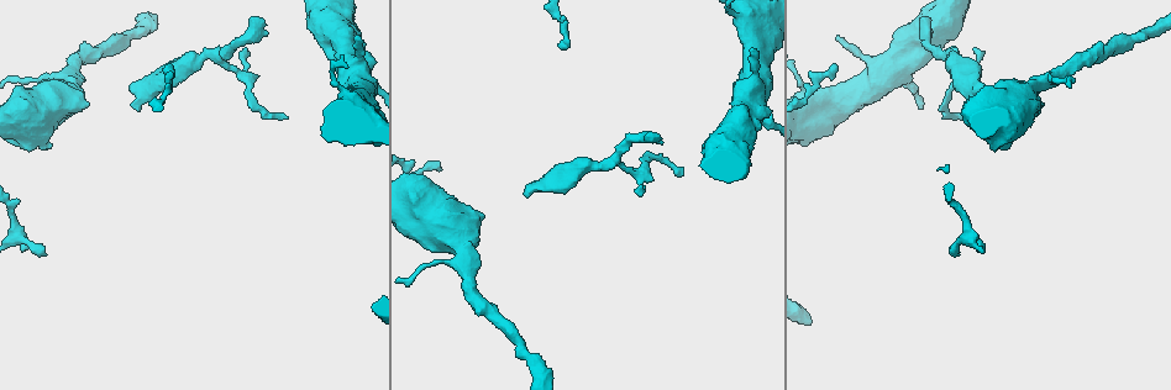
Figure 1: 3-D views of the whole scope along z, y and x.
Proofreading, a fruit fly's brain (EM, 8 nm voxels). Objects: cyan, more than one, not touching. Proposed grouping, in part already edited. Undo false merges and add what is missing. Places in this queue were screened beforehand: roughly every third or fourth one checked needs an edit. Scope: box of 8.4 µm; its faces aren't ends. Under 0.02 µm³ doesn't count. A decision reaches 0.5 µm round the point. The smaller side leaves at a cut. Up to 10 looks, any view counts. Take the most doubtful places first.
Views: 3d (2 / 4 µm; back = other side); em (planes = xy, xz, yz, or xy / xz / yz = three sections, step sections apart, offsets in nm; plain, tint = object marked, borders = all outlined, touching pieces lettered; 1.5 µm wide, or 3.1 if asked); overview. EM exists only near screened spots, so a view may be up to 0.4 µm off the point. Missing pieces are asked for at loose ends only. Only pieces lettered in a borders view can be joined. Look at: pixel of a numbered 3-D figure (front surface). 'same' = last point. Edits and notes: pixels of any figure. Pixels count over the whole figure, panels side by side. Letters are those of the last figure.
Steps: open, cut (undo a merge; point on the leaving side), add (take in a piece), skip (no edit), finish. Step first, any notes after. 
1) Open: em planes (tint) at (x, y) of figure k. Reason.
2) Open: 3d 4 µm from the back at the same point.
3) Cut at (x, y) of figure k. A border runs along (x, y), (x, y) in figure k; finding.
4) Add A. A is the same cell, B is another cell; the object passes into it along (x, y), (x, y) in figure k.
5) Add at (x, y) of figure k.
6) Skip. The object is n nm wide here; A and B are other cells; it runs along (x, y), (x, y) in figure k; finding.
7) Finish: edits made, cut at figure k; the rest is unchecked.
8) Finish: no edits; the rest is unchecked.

Open: 3d 2 µm from the back at (659, 135) of figure 1. Branch stops here.

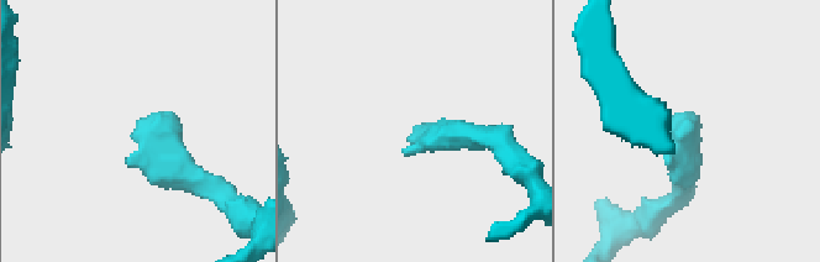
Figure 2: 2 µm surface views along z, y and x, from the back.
Open: em yz step 4 (borders) at (412, 132) of figure 2.

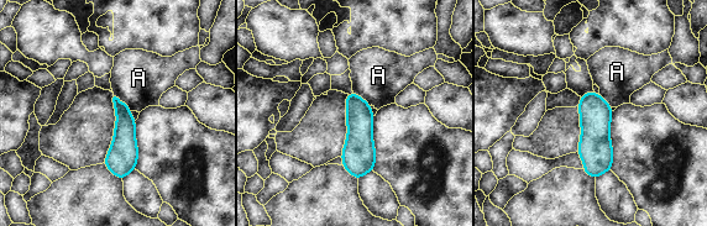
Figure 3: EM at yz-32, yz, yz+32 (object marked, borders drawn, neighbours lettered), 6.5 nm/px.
Open: em planes (borders) at the same point.

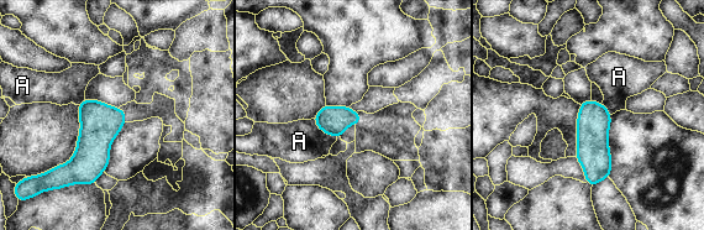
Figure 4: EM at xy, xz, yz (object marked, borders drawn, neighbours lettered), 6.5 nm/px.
Skip. The object is 160 nm wide here; A is another cell; a border runs along (313, 119), (324, 132), (336, 139) in figure 4; none of them fits.

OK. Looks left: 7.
Open: em xy step 4 (borders) at (979, 89) of figure 1.

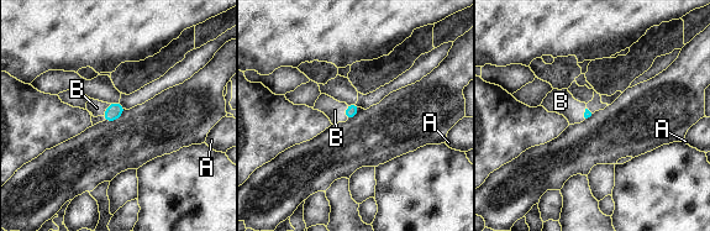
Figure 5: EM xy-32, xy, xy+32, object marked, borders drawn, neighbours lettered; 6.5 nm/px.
Add B. B is the same cell, A is another cell; the object passes into it along (352, 109), (345, 113), (335, 110) in figure 5; the neuron continues.

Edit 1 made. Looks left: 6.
Open: overview.

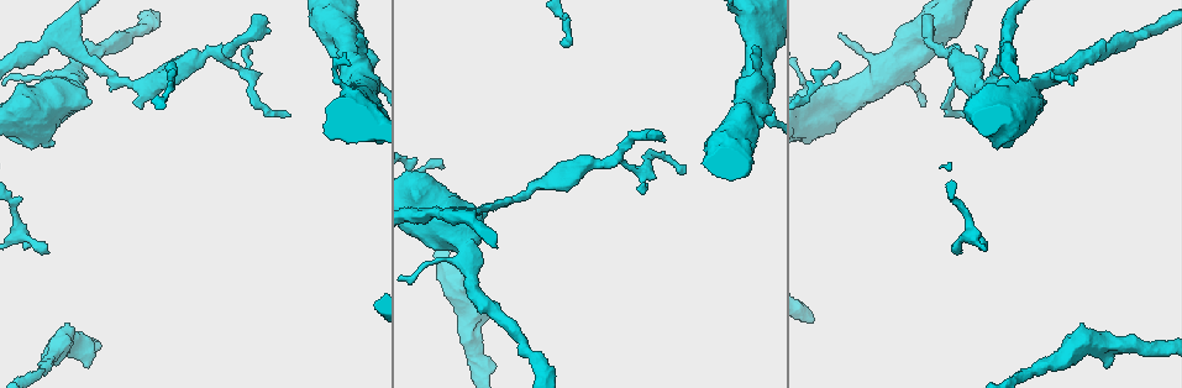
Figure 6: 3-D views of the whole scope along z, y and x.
Open: 3d 4 µm at (753, 48) of figure 6. Tapers out.

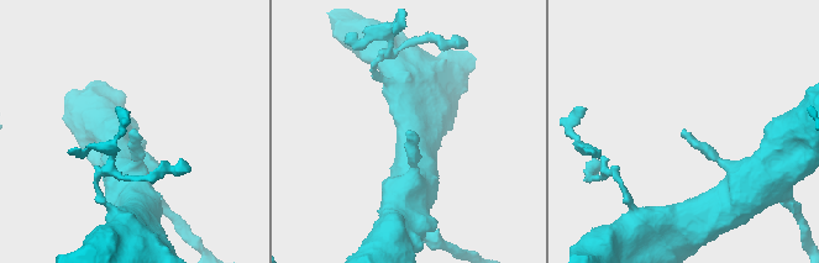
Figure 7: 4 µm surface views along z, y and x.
Open: em planes (borders) at (408, 132) of figure 7.

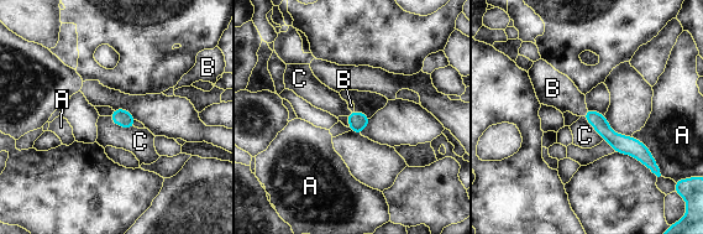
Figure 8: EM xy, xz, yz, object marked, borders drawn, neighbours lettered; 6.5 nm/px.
Add B. B is the same cell, A and C are other cells; it goes on there.

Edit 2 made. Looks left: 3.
Open: overview. See it whole again.

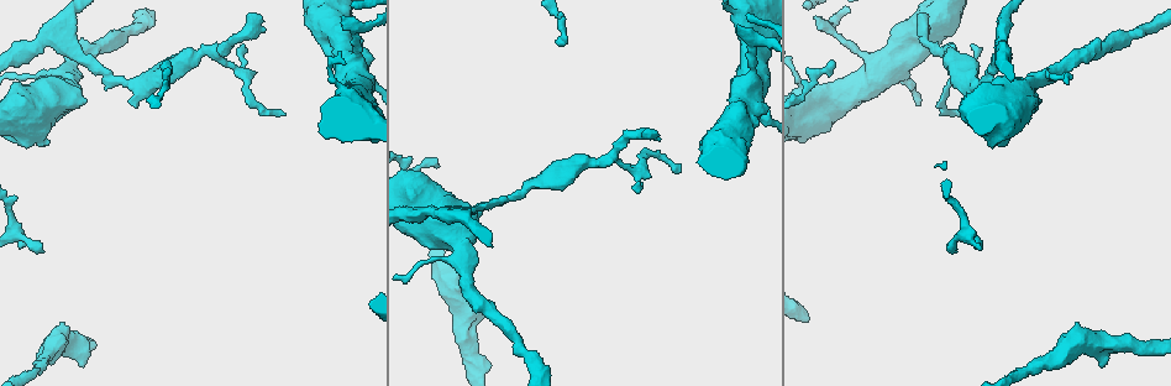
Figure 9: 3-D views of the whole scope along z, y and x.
Open: em planes (tint) at (956, 251) of figure 9. An open end.

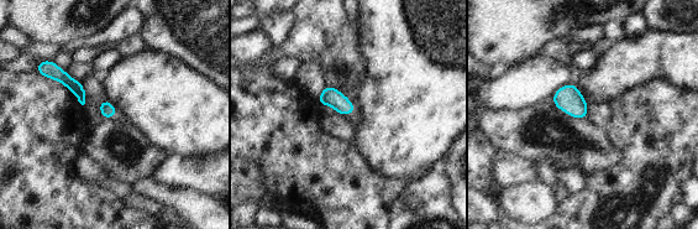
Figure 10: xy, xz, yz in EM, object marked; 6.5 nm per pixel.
Open: em planes (borders) at the same point. What lies round it.

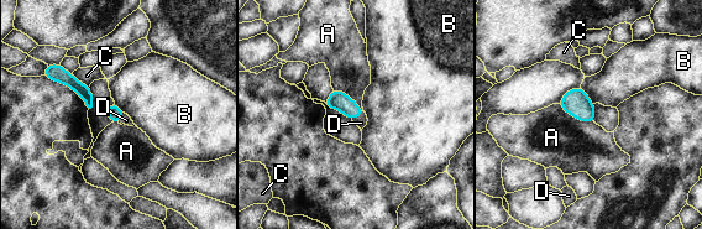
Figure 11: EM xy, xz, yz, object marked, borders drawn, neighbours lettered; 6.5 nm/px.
Add D. The object is 100 nm wide here; D is the same cell, A, B and C are other cells; it goes on there.

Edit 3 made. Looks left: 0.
Finish: edits made, add at figure 5, add at figure 8, add at figure 11; the rest is unchecked.

